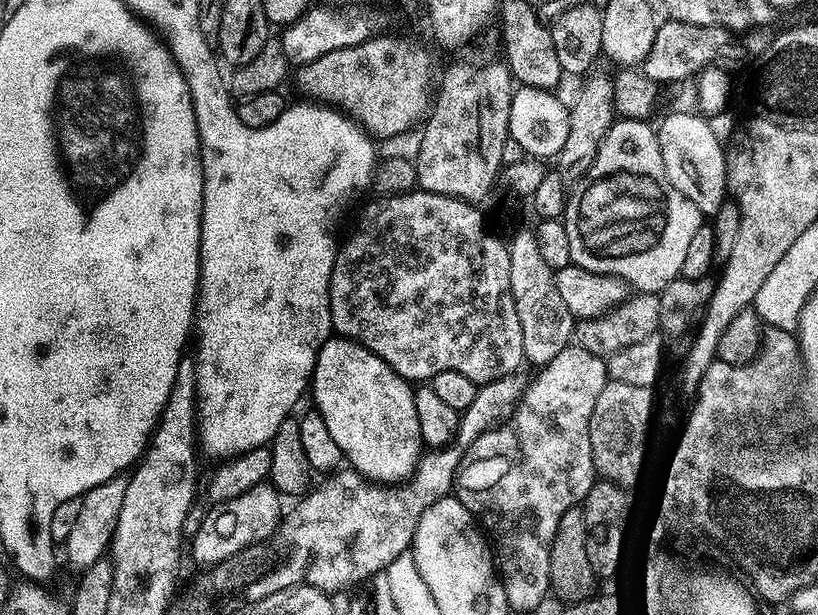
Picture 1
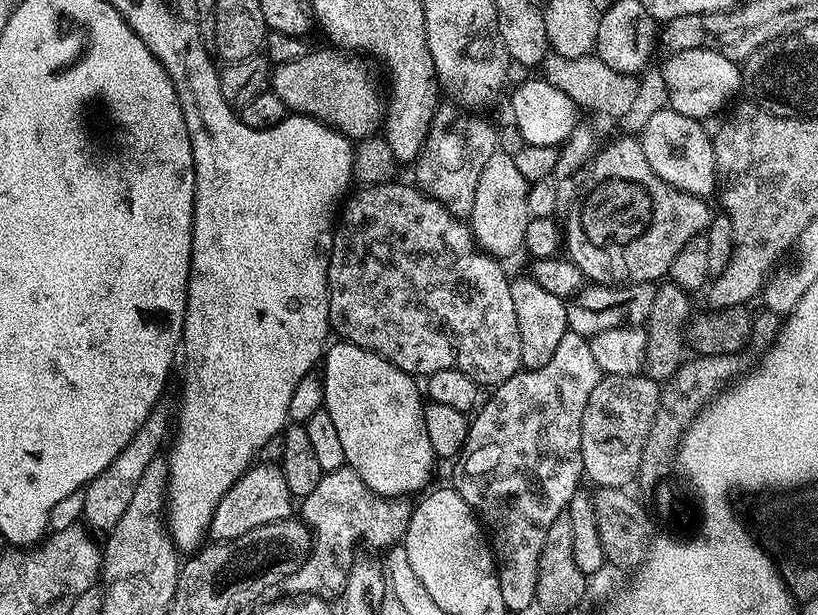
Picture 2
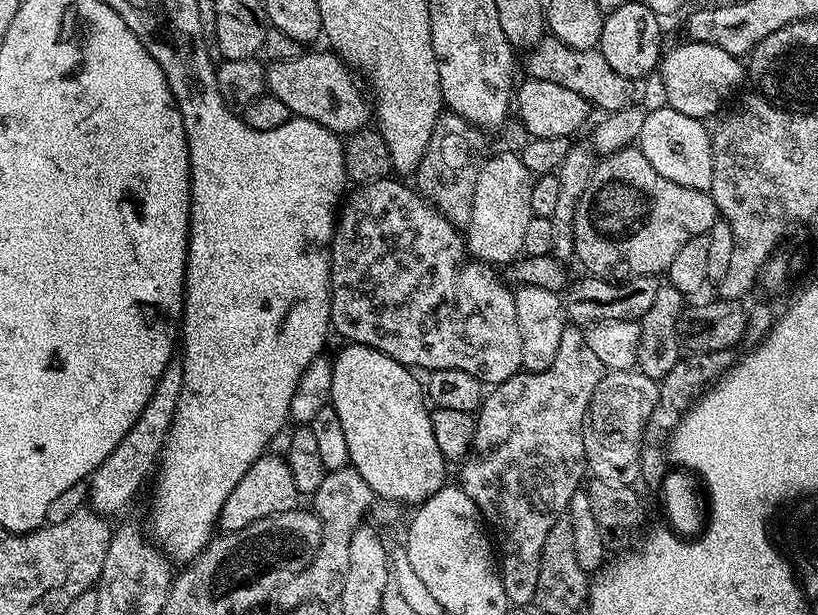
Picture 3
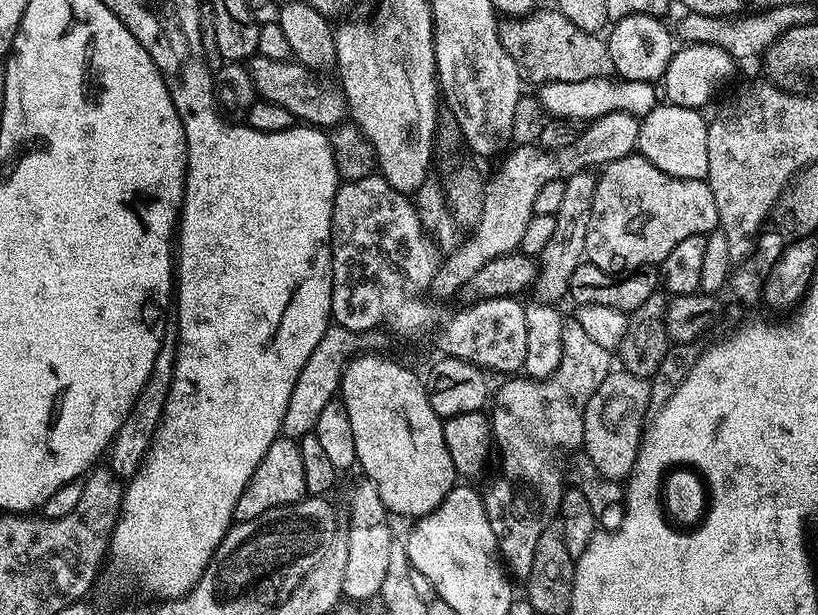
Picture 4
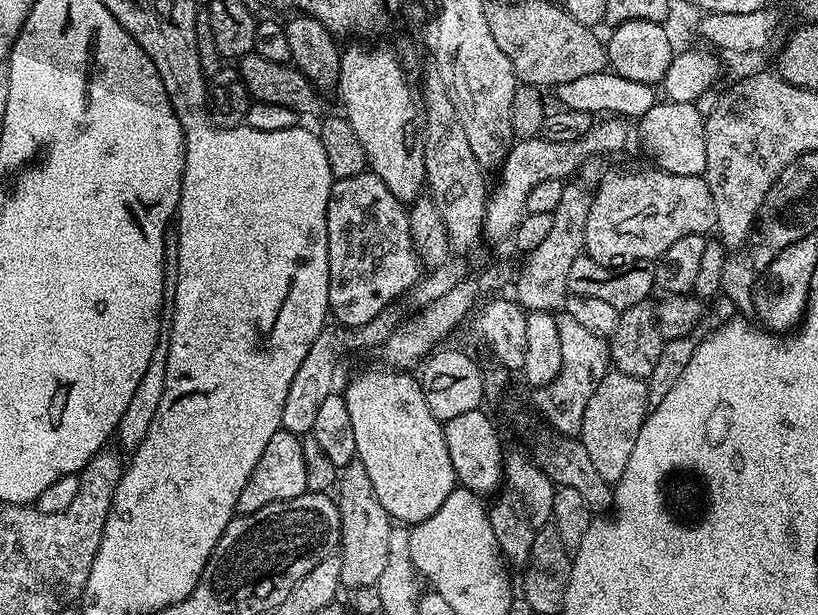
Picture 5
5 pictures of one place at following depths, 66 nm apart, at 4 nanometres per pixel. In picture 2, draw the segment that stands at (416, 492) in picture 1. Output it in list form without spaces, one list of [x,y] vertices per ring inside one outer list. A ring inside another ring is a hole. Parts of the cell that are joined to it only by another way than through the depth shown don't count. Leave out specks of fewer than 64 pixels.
[[[347,466],[334,470],[333,472],[325,472],[321,475],[318,486],[314,486],[314,490],[310,490],[308,496],[303,497],[298,512],[308,531],[312,533],[312,549],[310,554],[302,562],[302,566],[294,574],[290,574],[282,581],[282,588],[288,594],[307,594],[309,596],[322,596],[332,598],[332,595],[343,593],[346,582],[348,581],[348,572],[351,571],[353,564],[357,563],[356,547],[363,542],[364,536],[368,536],[368,544],[372,548],[381,548],[387,550],[393,544],[403,541],[408,523],[412,517],[413,505],[407,504],[407,499],[399,496],[377,496],[367,486],[366,482],[362,482],[362,478],[358,478],[358,474],[354,469]]]

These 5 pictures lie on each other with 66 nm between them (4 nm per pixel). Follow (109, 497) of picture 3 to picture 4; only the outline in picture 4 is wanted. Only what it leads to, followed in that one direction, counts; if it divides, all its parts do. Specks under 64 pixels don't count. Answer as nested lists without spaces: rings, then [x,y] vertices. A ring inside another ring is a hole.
[[[165,335],[158,358],[154,362],[154,370],[150,370],[150,378],[146,378],[146,382],[142,384],[142,394],[138,394],[130,414],[126,414],[126,422],[122,422],[118,434],[112,439],[112,447],[107,453],[106,460],[109,460],[107,463],[110,465],[110,471],[116,478],[131,478],[139,470],[144,462],[144,456],[152,447],[152,439],[158,430],[160,419],[164,417],[164,407],[174,378],[177,343],[175,335]]]

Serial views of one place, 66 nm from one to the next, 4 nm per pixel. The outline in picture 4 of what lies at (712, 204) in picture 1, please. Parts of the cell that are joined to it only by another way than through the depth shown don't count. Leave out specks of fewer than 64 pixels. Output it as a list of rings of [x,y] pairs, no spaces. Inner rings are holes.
[[[667,102],[658,104],[640,120],[637,149],[664,173],[683,180],[707,179],[707,119],[697,109],[678,107]]]

